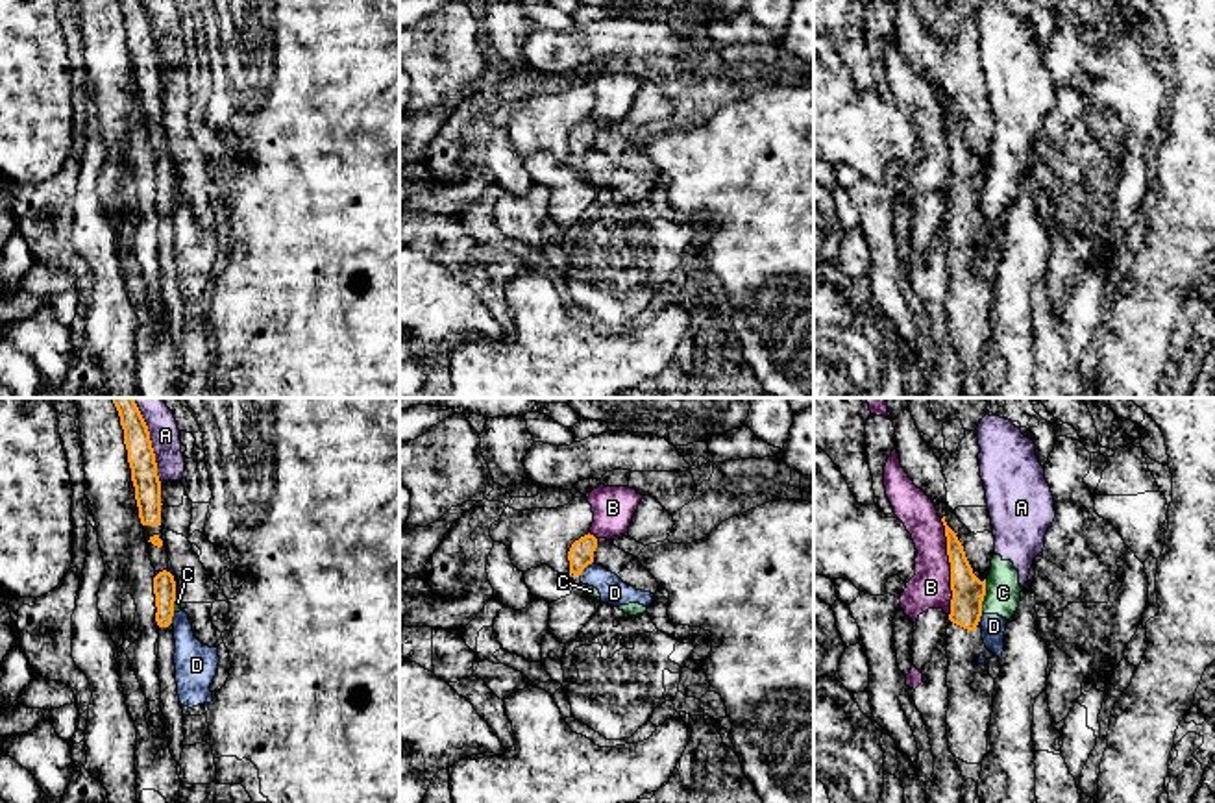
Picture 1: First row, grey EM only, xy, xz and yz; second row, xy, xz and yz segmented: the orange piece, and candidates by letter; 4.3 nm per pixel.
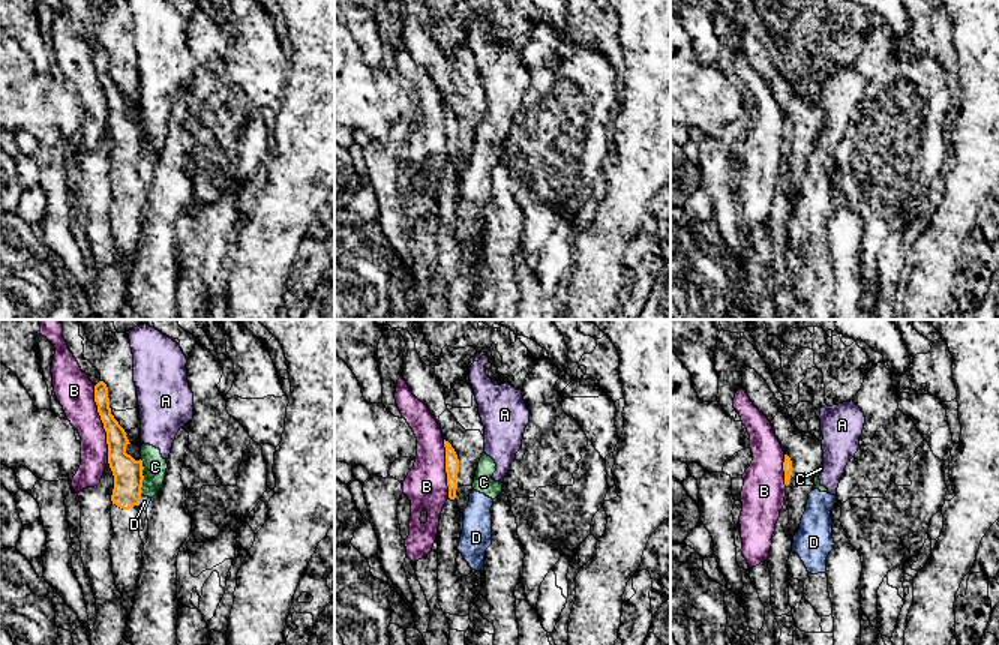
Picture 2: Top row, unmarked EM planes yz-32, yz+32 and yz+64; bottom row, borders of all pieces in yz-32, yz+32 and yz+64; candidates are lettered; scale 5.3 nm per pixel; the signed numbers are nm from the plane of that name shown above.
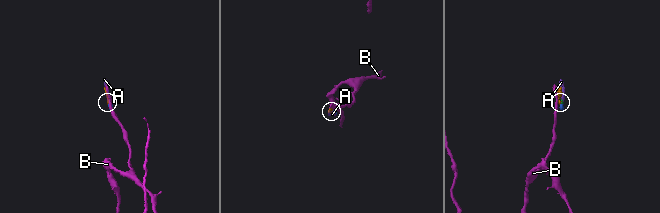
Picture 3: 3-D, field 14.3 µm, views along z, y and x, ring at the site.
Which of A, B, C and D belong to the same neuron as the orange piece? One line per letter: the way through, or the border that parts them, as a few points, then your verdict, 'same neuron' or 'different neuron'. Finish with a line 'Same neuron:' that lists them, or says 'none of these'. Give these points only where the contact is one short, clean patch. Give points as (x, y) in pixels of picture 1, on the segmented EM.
A: different neuron
B: different neuron
C: along yz (986, 580), (981, 611) | different neuron
D: along xz (592, 561), (579, 574) | different neuron
Same neuron: none of these

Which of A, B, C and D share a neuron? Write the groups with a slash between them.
A C D / B

